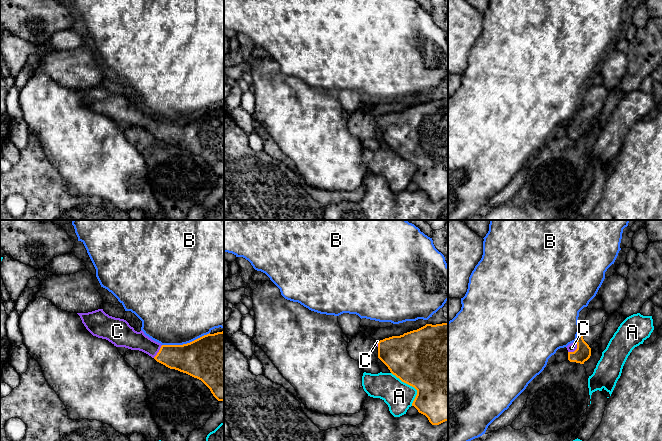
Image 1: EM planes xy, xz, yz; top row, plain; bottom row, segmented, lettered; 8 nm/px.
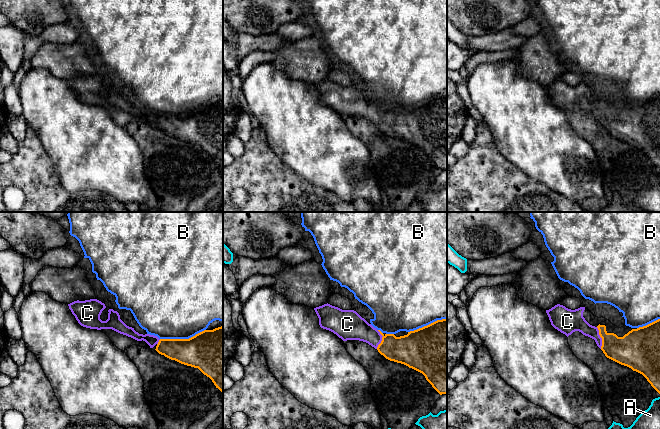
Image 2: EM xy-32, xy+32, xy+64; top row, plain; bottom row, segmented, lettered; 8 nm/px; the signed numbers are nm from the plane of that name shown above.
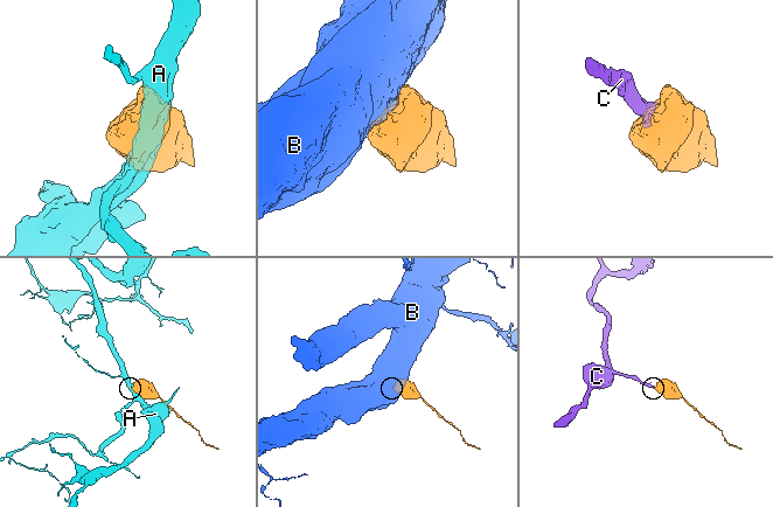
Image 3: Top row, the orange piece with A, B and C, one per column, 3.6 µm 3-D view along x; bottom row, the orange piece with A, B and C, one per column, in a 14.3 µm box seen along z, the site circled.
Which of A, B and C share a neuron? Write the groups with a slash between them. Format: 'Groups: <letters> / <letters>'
Groups: A / B / C

